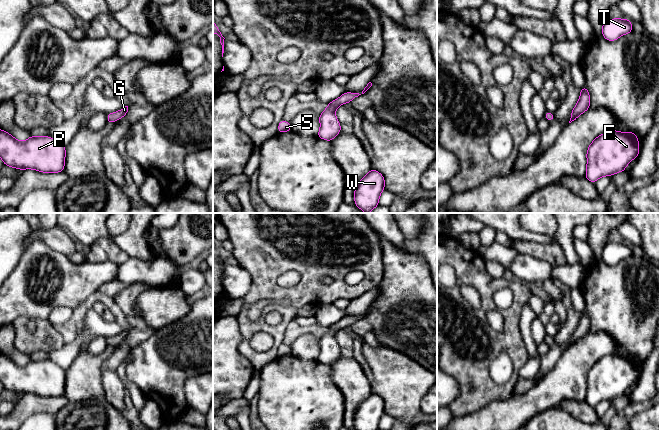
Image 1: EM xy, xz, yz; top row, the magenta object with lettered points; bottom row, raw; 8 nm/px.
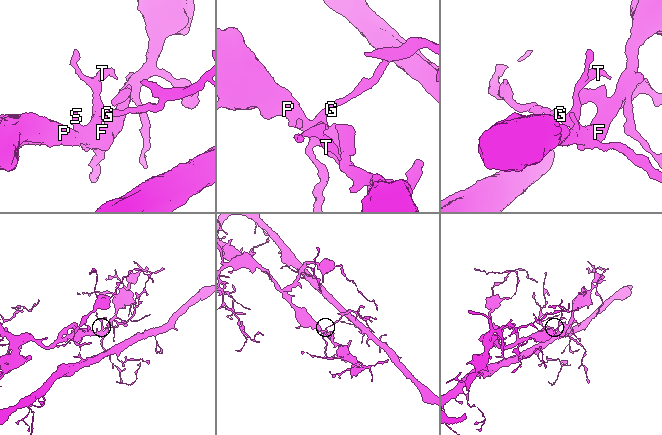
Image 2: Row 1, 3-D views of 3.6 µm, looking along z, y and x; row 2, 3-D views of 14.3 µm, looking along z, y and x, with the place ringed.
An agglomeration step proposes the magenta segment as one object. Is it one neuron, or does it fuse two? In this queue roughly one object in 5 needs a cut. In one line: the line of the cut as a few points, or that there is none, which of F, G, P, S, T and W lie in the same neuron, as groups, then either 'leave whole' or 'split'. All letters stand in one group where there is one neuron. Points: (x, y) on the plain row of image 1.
cut none; groups F G P S T W; leave whole

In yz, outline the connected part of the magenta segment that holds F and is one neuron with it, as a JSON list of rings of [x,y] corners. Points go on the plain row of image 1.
[[[607,355],[596,361],[587,373],[585,402],[595,407],[601,401],[624,396],[639,377],[639,364],[635,357]]]

